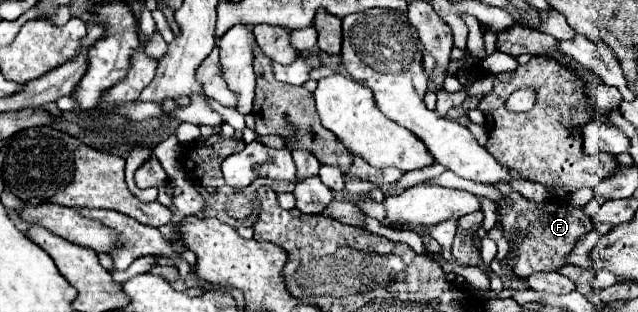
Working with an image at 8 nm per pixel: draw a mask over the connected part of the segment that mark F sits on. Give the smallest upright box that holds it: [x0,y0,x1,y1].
[493,182,593,278]

